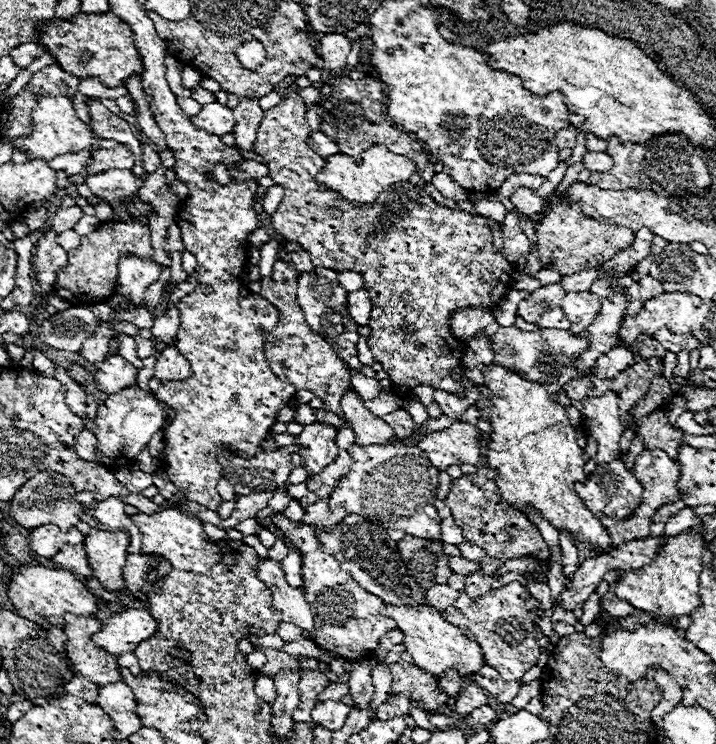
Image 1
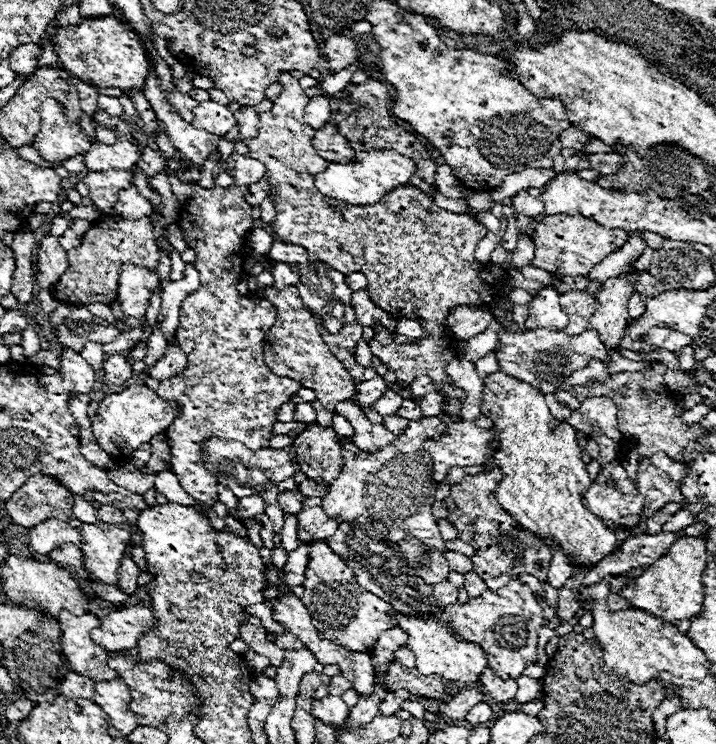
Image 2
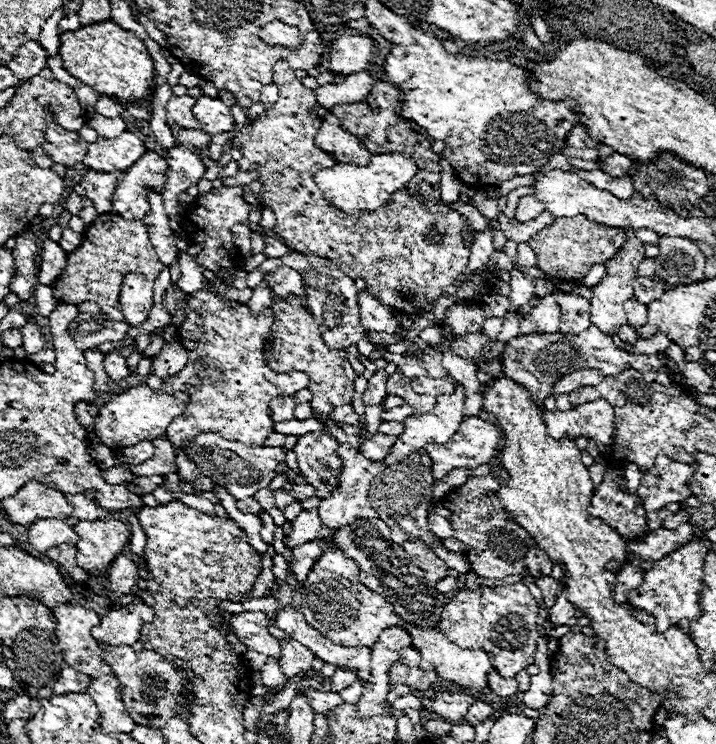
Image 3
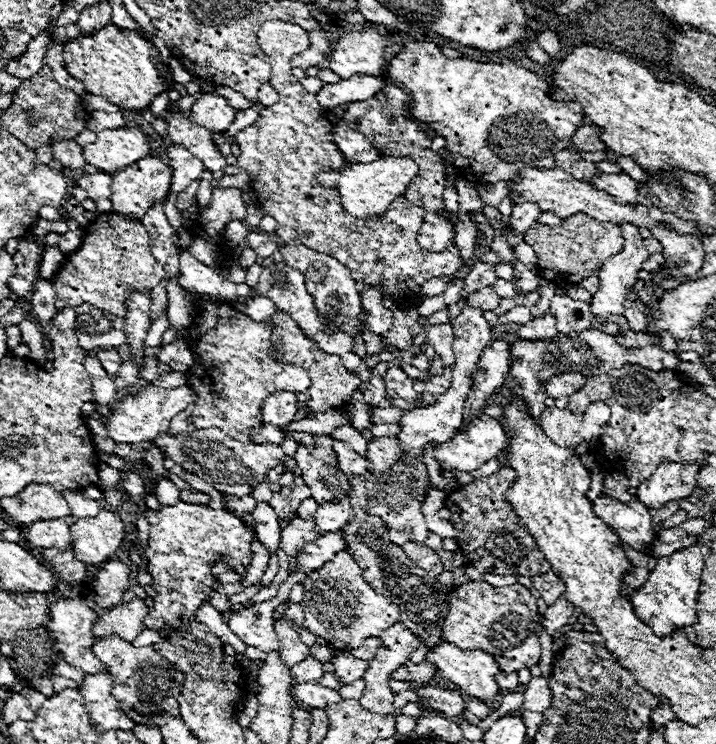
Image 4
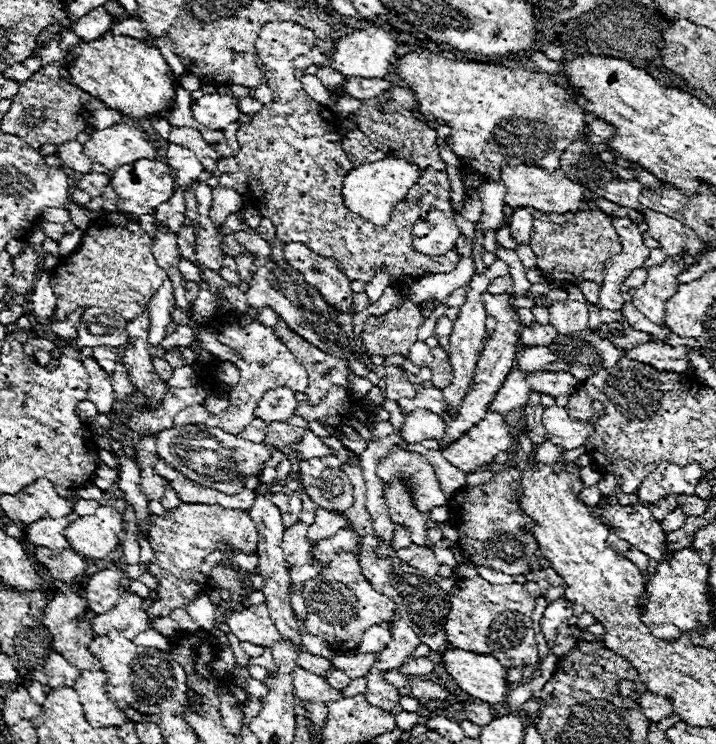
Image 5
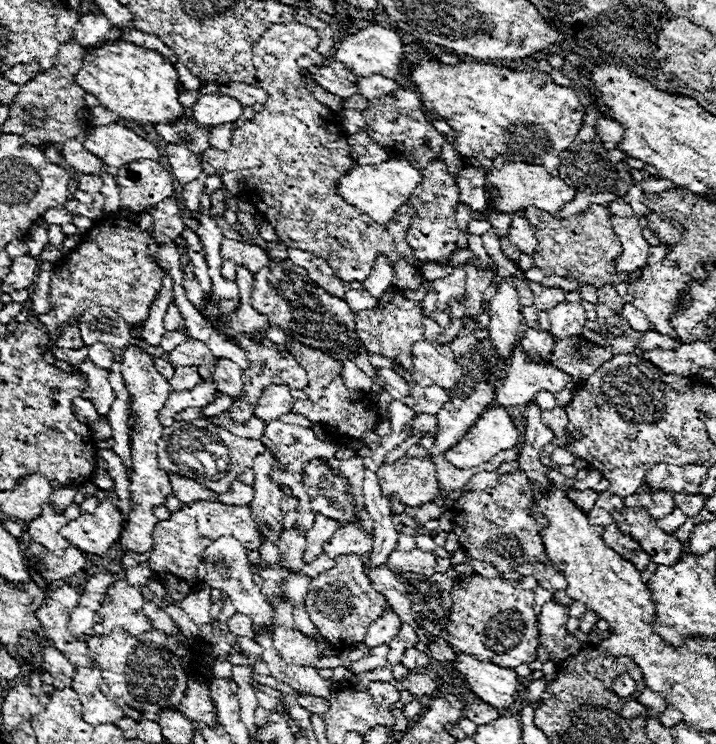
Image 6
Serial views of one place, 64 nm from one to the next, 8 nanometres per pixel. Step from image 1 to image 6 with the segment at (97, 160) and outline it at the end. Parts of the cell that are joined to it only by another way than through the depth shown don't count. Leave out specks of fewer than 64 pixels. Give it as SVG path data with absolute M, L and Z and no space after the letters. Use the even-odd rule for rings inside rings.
M118 122L88 128L84 148L96 154L108 166L124 166L146 158L156 162L160 160L156 146Z

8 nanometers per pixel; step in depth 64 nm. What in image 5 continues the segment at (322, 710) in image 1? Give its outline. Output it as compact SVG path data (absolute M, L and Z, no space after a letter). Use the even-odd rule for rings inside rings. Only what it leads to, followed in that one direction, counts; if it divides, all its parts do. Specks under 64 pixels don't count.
M294 668L292 686L294 696L298 696L300 700L316 700L316 702L340 700L340 690L332 688L324 676L316 676L314 672L304 668Z

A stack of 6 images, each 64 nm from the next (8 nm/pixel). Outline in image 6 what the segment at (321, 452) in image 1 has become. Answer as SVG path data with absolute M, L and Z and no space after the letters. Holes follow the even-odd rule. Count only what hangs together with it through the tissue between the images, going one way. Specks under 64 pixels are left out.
M312 460L304 466L302 482L308 496L312 498L314 514L324 514L340 524L356 520L352 486L342 472Z

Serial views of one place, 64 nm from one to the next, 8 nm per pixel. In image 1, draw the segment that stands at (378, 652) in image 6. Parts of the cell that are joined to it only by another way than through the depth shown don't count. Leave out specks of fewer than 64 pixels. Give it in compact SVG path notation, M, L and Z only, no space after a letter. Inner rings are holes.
M340 682L338 684L328 684L326 690L318 696L318 702L320 700L340 700L344 694L348 694L348 690L350 690L348 684L340 684Z

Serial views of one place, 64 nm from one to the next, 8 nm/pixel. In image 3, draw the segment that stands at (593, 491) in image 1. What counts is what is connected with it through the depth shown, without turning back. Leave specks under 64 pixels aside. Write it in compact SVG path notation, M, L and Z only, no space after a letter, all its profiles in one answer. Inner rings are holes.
M614 468L604 474L604 482L594 490L588 512L608 522L616 532L620 532L620 536L624 536L626 542L632 542L648 532L646 510L638 494L628 494L618 488L618 474L620 470Z

